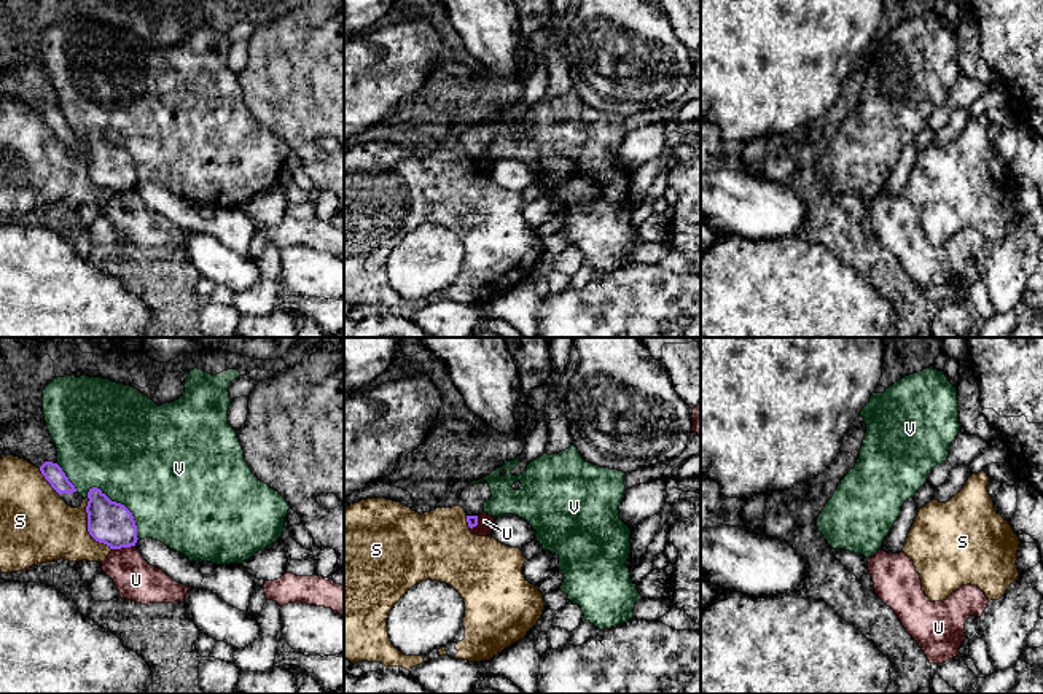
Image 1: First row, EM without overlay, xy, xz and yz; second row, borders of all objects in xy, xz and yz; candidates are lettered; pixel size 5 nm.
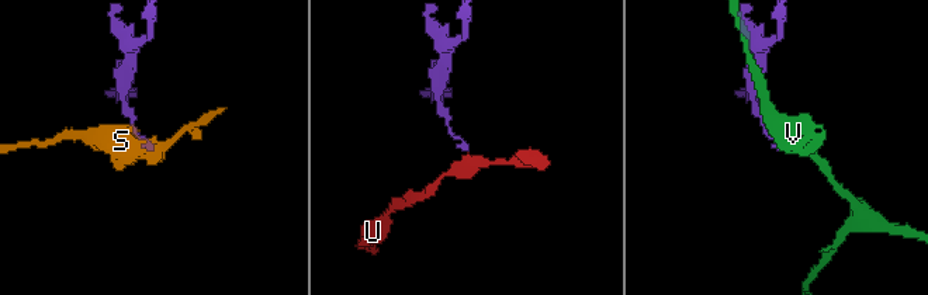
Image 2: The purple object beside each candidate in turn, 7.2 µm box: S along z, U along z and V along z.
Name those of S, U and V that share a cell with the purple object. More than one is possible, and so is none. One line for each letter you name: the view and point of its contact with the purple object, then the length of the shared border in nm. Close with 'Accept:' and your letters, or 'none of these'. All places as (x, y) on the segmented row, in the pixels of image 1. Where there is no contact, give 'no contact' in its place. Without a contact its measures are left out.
Accept: none of these

